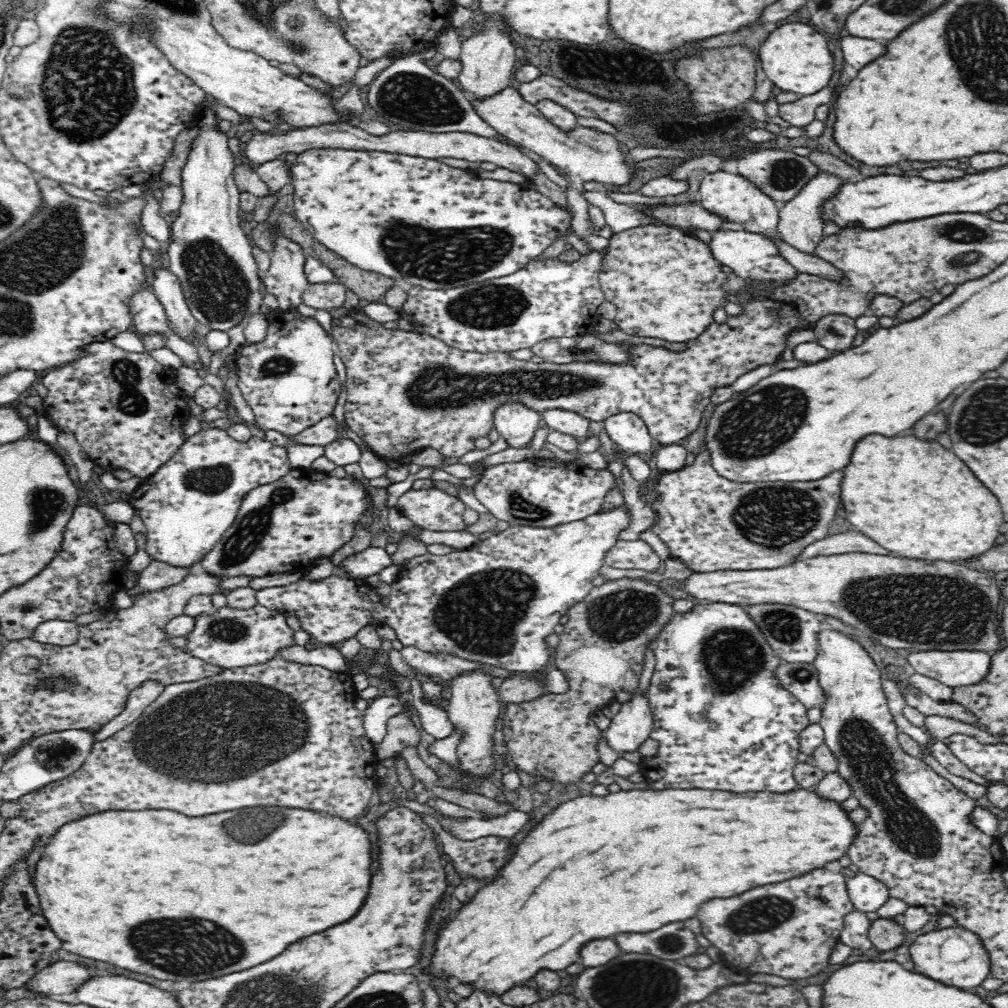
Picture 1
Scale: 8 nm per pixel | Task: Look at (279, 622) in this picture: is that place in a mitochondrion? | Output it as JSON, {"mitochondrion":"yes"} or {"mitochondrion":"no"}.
{"mitochondrion":"no"}

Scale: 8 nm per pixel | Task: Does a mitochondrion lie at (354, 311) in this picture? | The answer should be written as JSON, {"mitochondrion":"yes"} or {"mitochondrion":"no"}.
{"mitochondrion":"no"}

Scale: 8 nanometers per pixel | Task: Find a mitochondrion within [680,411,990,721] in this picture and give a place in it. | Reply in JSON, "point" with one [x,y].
{"point":[772,518]}

